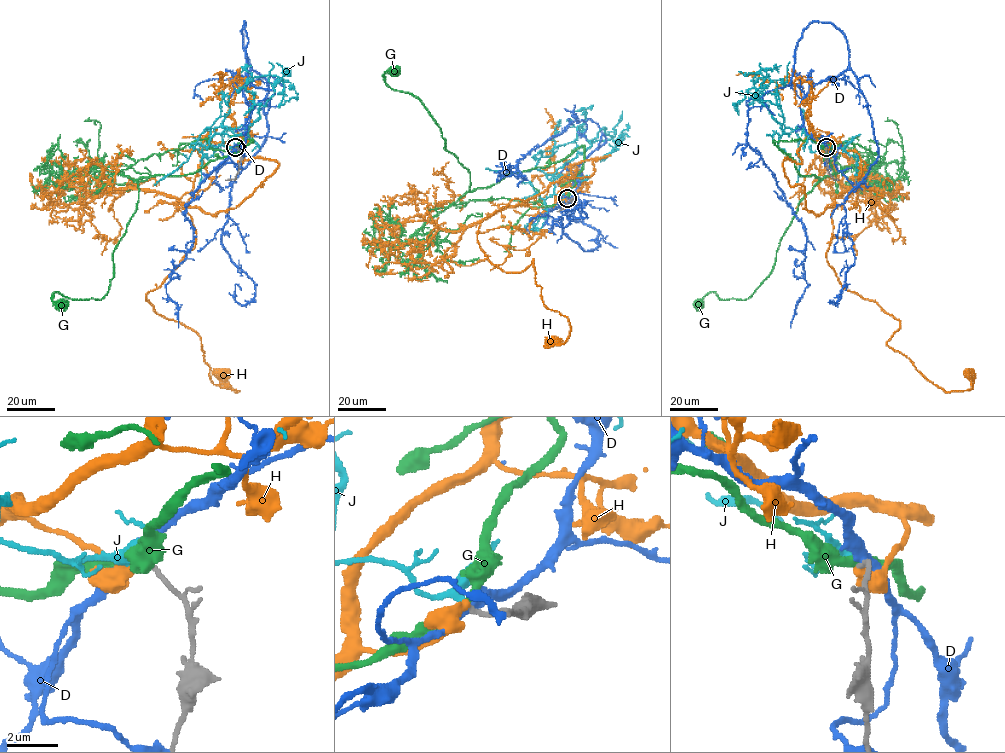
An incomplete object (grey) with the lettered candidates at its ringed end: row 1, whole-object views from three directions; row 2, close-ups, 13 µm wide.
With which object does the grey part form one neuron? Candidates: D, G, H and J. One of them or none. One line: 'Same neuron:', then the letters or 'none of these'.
Same neuron: J

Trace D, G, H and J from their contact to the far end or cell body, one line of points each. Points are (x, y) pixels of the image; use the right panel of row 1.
D: (826, 148), (800, 104), (849, 50), (812, 21), (791, 82), (746, 102), (747, 142), (804, 226), (790, 327)
G: (826, 148), (834, 149), (829, 139), (834, 173), (798, 203), (771, 273), (744, 299), (711, 291), (698, 304)
H: (826, 148), (783, 171), (834, 206), (838, 282), (945, 392), (969, 375)
J: (826, 148), (802, 127), (789, 135), (780, 128), (755, 96), (768, 74), (738, 114)

